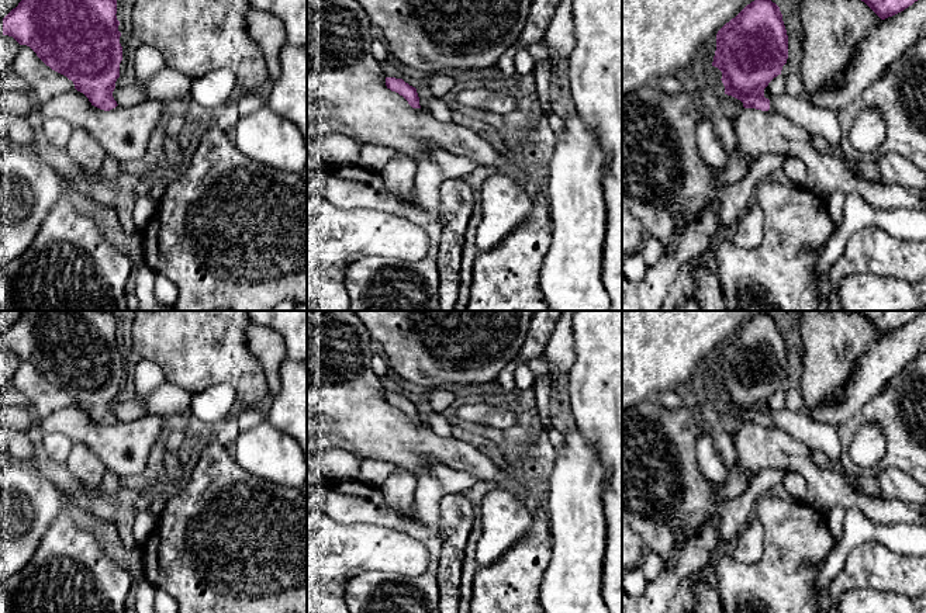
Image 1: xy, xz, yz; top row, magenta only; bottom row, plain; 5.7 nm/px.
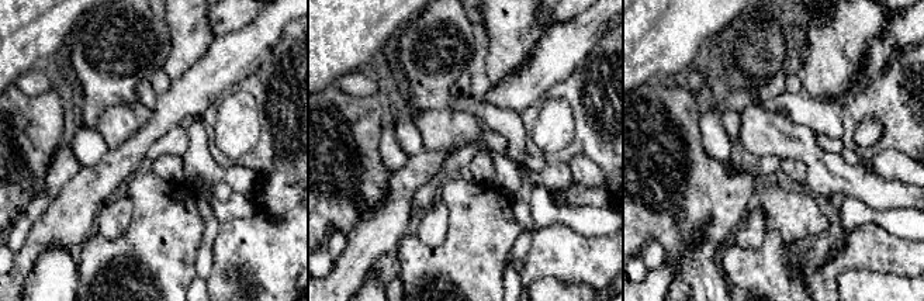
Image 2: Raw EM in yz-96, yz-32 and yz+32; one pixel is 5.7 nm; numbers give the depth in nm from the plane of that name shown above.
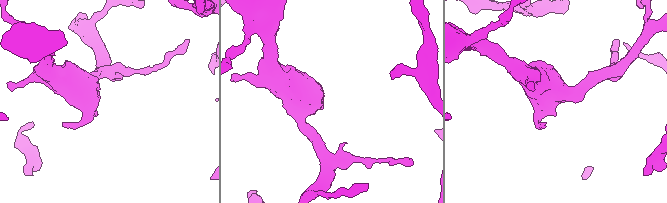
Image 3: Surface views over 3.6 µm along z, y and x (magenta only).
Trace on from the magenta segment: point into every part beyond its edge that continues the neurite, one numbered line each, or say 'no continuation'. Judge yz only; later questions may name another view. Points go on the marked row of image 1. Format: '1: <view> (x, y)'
1: yz (819, 121)

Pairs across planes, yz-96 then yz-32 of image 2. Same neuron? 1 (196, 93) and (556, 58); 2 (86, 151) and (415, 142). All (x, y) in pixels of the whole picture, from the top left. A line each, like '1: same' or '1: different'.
1: same
2: same

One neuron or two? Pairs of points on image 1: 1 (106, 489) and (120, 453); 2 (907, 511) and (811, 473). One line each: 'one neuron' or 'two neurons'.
1: two neurons
2: one neuron

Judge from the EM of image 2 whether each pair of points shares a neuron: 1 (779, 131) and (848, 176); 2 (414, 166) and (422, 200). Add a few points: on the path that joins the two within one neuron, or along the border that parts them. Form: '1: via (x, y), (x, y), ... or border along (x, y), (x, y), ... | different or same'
1: via (796, 142), (831, 173) | same
2: border along (443, 163), (415, 191), (411, 203), (411, 218) | different

